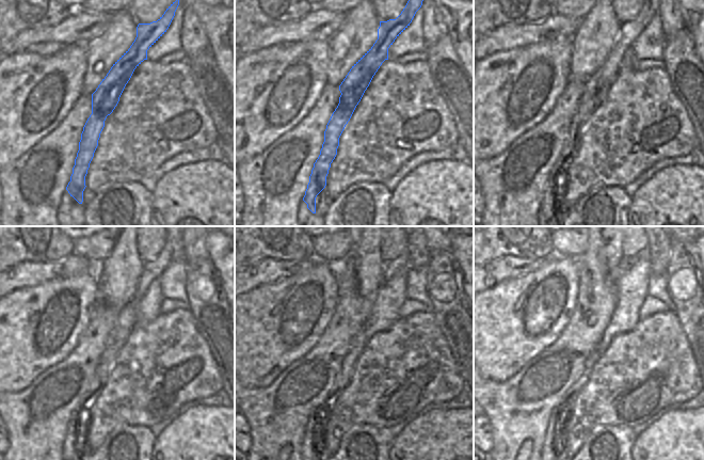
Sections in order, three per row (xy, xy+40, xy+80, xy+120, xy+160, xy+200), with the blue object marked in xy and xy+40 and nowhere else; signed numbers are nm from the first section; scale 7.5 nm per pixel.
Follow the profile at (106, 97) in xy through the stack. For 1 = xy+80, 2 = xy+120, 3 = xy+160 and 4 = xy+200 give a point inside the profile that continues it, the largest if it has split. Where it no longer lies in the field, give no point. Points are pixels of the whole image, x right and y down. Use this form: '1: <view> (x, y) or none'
1: xy+80 (597, 85)
2: xy+120 (127, 319)
3: xy+160 (316, 426)
4: xy+200 (557, 422)

